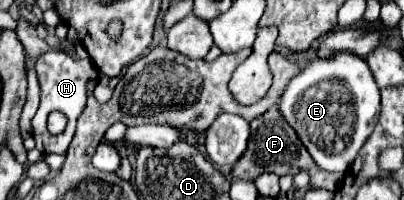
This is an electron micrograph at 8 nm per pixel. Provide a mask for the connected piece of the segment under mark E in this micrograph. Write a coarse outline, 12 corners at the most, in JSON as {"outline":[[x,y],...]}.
{"outline":[[364,58],[312,60],[280,112],[314,162],[344,174],[381,96]]}

